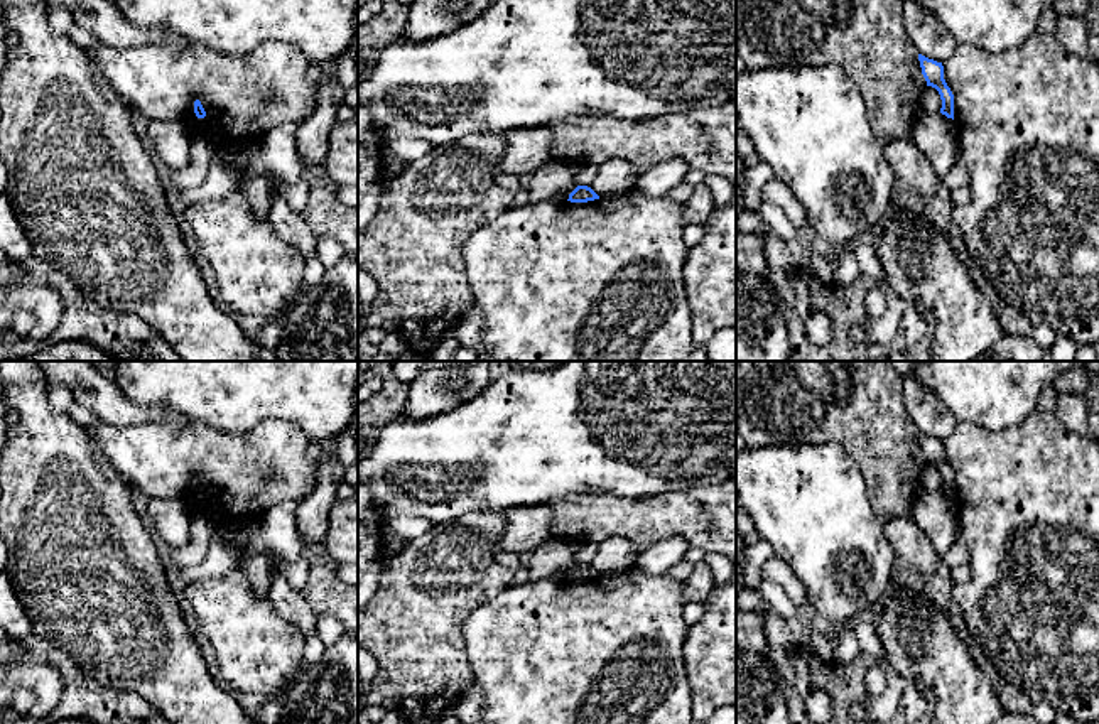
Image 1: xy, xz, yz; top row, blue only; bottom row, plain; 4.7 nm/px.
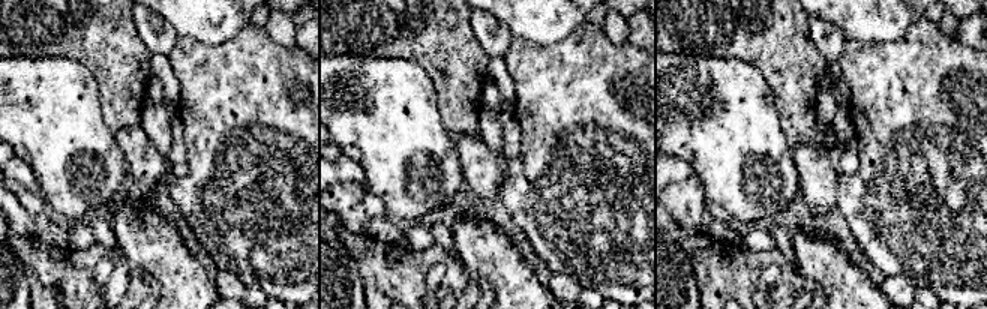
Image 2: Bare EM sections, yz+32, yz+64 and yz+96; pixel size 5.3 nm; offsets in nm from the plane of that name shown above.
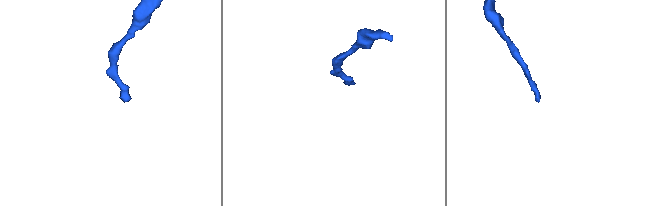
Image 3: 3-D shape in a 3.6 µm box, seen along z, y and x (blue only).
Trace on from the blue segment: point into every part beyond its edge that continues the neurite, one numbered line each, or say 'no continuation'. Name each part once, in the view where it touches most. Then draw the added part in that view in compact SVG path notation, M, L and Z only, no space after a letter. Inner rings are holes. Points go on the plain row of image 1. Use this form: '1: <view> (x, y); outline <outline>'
no continuation

